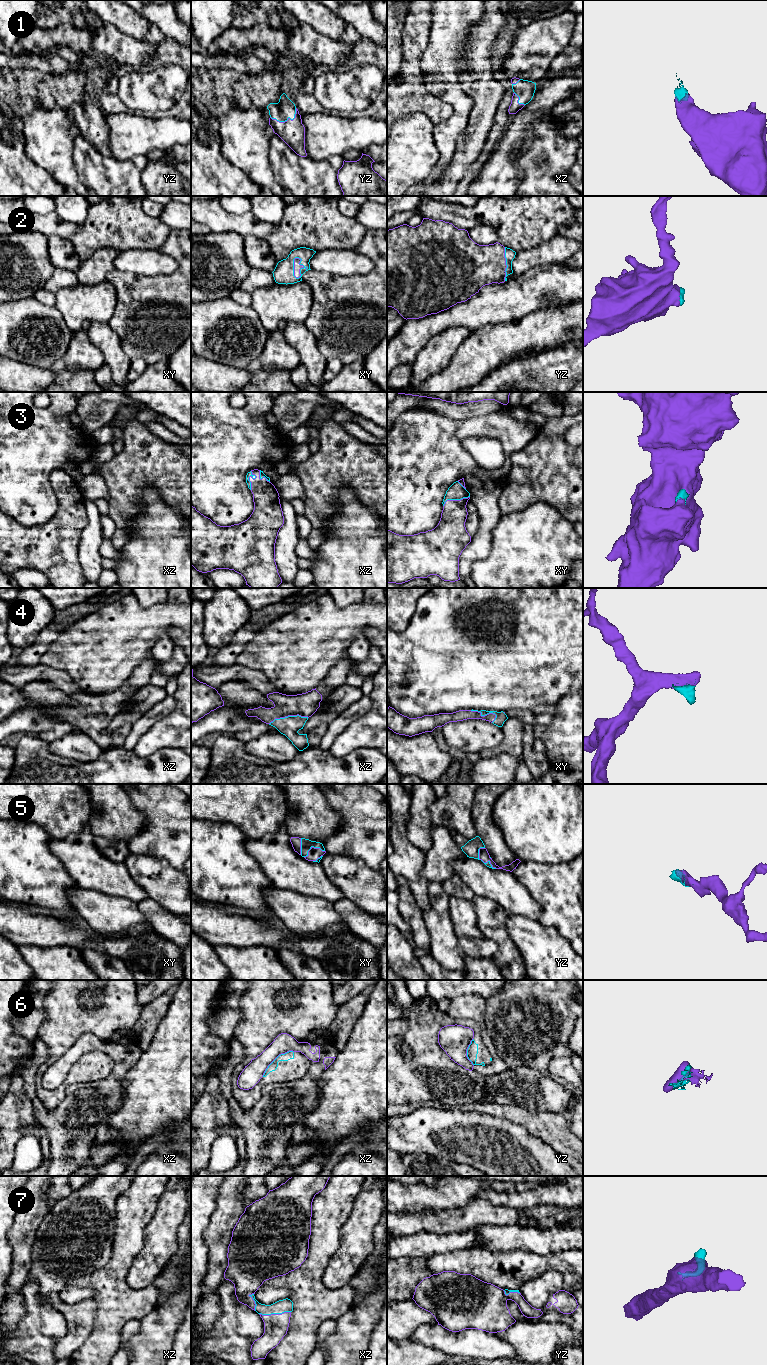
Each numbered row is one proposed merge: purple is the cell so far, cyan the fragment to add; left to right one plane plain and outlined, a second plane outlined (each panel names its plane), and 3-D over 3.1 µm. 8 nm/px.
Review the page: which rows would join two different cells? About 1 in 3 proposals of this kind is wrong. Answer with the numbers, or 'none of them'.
6

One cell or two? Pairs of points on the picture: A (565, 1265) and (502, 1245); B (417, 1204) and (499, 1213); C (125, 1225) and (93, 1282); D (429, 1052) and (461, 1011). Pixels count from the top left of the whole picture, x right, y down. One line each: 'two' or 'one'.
A: two
B: two
C: one
D: two

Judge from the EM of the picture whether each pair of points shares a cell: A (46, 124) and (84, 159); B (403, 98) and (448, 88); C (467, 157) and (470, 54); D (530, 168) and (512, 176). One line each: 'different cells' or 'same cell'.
A: different cells
B: different cells
C: same cell
D: different cells

